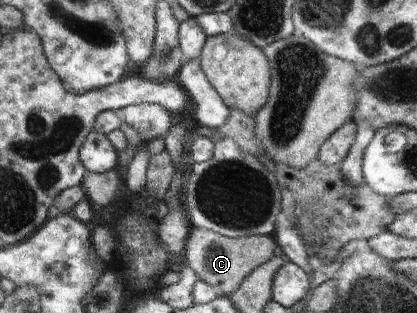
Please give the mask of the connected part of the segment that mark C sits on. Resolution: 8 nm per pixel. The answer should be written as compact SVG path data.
M194 227L190 230L185 242L186 248L184 249L184 256L187 264L196 272L199 280L204 280L206 284L210 284L212 288L217 290L219 295L224 297L230 297L236 291L239 291L243 281L256 268L262 267L276 257L276 252L280 252L279 241L276 240L276 236L274 235L251 235L242 238L230 238L222 234L217 234L216 232L211 232L210 230Z

